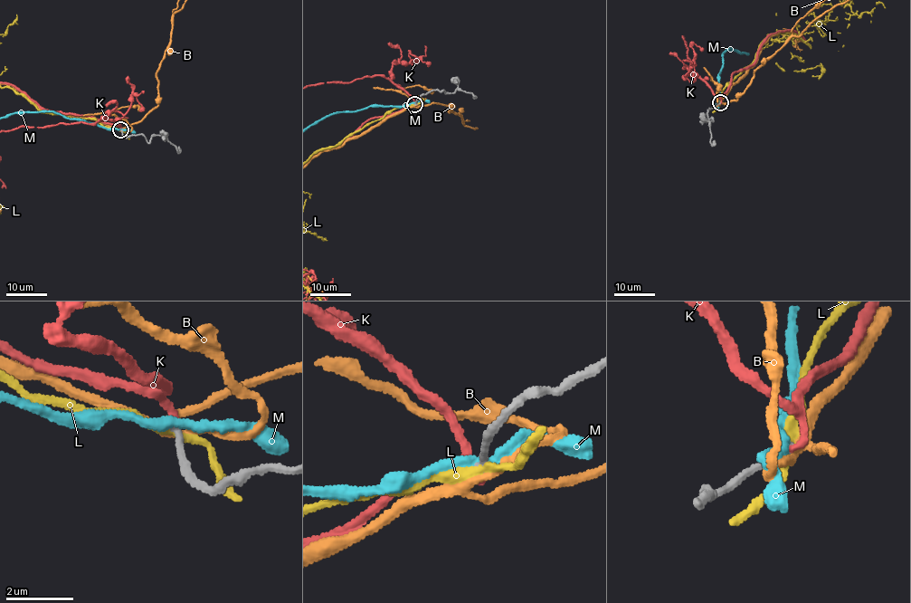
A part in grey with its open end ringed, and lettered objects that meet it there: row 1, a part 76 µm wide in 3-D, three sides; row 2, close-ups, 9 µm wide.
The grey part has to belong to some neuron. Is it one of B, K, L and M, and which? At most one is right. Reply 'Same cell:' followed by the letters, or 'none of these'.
Same cell: none of these

